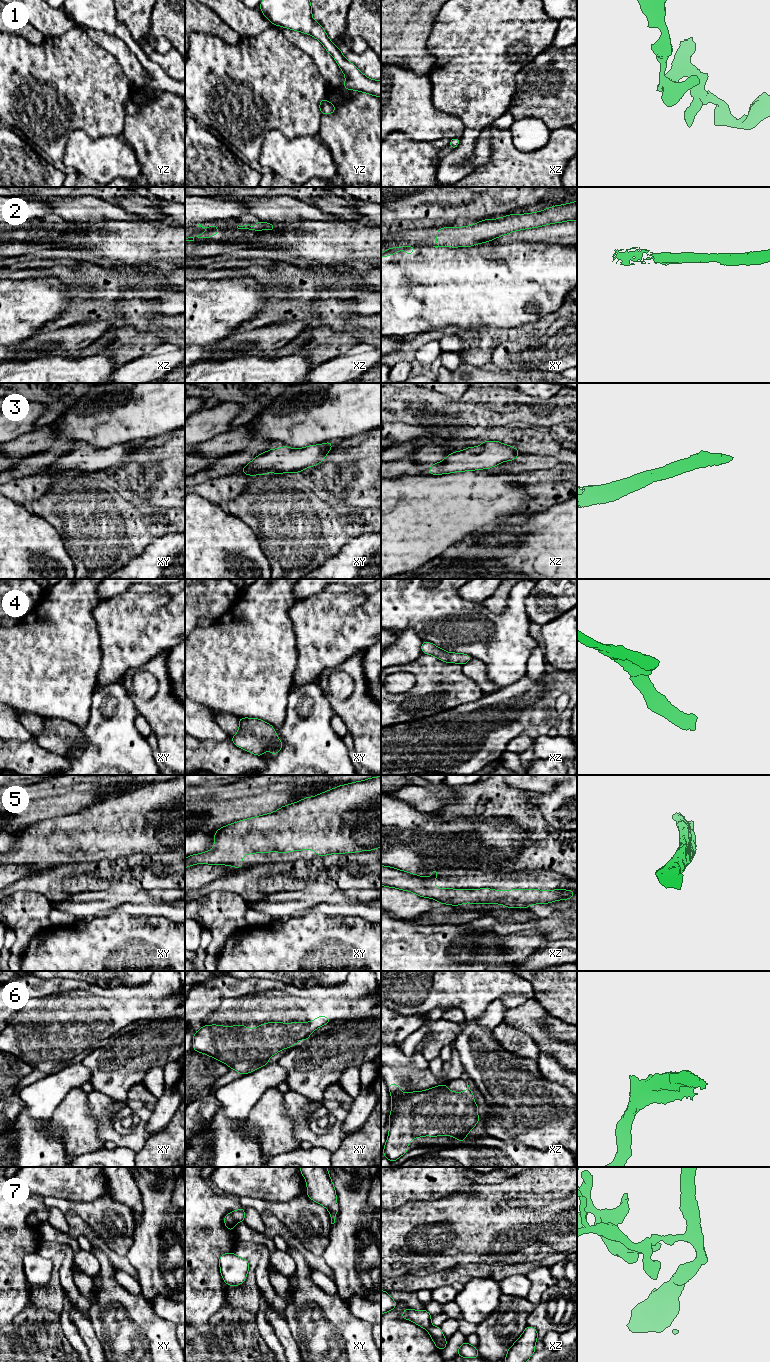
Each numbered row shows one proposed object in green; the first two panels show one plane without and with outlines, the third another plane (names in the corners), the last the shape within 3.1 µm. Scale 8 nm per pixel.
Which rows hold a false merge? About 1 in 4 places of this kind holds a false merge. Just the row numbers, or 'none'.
2, 7

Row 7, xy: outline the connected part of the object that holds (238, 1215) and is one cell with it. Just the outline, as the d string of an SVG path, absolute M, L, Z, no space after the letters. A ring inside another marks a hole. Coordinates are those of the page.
M241 1207L235 1211L232 1211L231 1215L232 1215L234 1224L237 1224L237 1223L244 1221L244 1219L245 1219L244 1208Z

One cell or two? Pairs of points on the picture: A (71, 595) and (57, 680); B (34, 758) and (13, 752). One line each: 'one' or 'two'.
A: one
B: one

